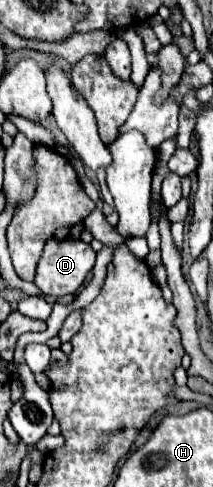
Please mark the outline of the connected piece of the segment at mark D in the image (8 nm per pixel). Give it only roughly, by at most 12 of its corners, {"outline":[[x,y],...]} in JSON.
{"outline":[[51,238],[37,264],[43,294],[75,294],[95,264],[91,244]]}

